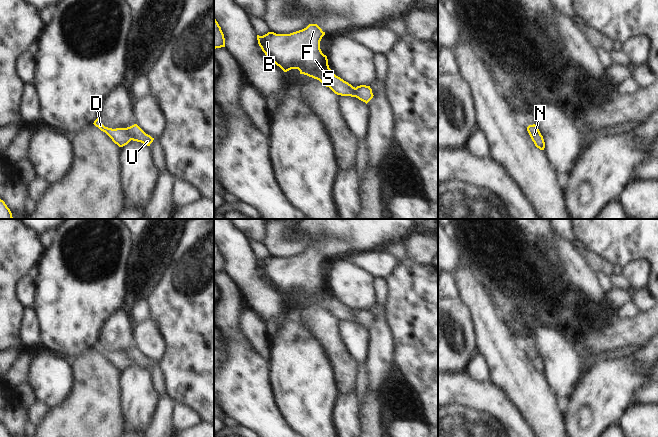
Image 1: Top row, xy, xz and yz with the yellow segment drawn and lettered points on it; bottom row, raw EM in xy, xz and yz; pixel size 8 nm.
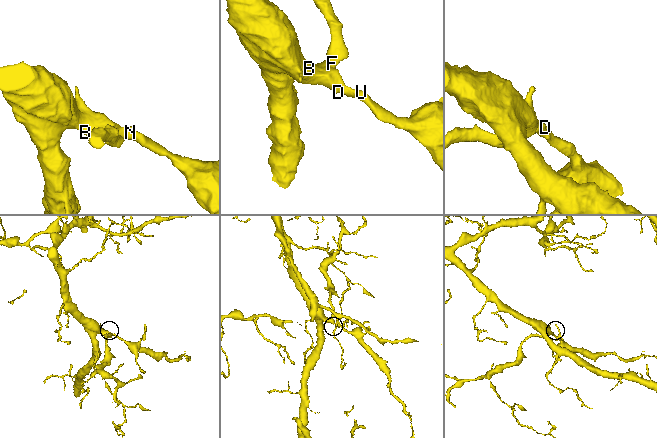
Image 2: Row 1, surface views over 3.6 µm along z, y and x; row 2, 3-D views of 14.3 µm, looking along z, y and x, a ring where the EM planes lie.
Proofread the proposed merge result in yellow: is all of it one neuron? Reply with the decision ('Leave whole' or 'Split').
Leave whole

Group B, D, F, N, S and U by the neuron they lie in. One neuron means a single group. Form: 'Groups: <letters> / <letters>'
Groups: B D F N S U

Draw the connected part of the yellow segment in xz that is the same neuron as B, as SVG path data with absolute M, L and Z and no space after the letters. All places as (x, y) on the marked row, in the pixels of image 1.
M309 24L290 34L268 32L263 36L257 35L257 40L265 55L284 72L298 69L300 74L319 80L335 94L356 97L367 104L374 96L370 86L355 88L329 68L327 56L320 49L324 35L317 24Z

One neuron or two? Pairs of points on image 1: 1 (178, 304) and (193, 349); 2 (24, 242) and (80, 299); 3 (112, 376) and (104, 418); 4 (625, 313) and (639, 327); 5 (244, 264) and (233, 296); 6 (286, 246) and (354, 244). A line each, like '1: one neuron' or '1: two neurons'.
1: one neuron
2: two neurons
3: one neuron
4: two neurons
5: two neurons
6: one neuron

